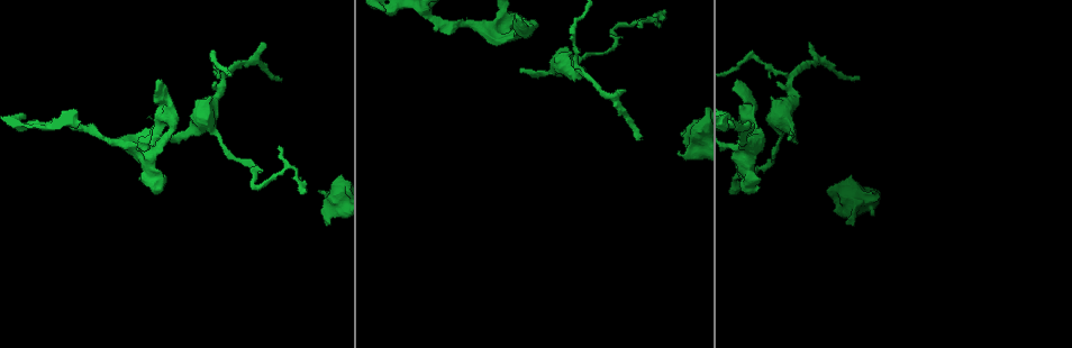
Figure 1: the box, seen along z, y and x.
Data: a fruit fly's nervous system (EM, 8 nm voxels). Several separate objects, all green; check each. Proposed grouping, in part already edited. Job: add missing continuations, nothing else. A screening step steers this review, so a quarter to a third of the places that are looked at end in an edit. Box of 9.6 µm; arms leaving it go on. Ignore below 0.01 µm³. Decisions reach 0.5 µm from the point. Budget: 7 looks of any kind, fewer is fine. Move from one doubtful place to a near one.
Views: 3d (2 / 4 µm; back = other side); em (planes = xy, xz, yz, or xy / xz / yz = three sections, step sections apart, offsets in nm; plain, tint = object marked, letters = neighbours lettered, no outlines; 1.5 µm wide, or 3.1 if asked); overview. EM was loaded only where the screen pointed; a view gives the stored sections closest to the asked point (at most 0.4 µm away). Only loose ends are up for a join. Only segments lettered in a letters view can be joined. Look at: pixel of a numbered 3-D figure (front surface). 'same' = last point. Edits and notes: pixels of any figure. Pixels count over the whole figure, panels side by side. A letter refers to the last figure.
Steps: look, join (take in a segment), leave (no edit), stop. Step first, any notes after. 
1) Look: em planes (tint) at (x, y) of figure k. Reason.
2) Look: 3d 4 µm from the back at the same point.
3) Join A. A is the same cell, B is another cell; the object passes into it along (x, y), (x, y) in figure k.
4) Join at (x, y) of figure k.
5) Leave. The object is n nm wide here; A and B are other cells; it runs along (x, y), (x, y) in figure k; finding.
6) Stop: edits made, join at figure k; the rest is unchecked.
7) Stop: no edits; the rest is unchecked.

Look: em xy step 8 (tint) at (680, 153) of figure 1. Branch stops here.

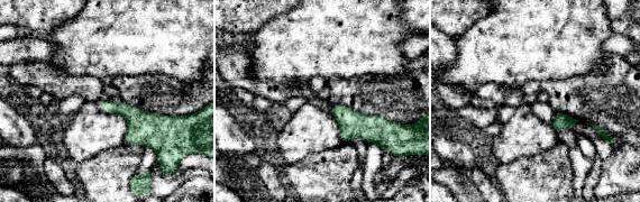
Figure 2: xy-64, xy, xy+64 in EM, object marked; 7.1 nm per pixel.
Look: em planes (letters) at the same point. Cut it another way.

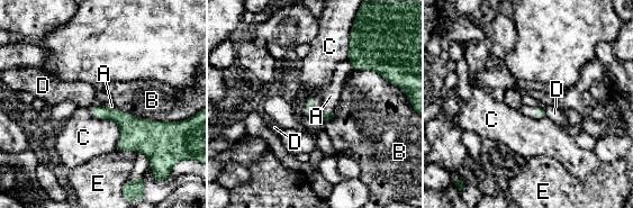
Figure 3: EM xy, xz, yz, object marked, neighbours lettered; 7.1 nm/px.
Leave. A, B, C, D and E are other cells; a border runs along (307, 115), (322, 121) in figure 3; none of them fits.

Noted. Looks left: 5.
Look: 3d 2 µm at (641, 139) of figure 1. Branch stops here.

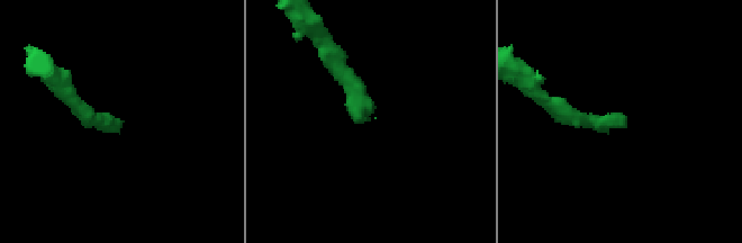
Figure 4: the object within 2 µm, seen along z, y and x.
Look: em xz step 4 (letters) at (368, 119) of figure 4. Now the EM.

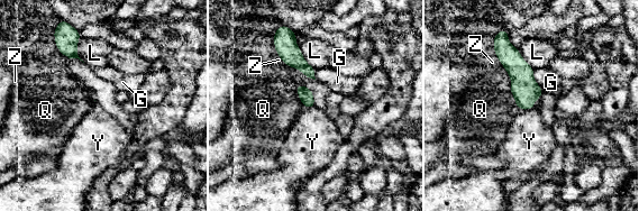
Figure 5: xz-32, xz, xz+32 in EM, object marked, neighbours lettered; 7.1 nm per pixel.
Look: em planes (letters) at the same point.

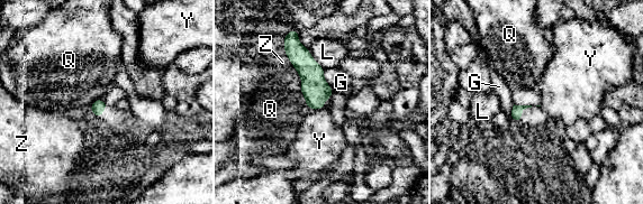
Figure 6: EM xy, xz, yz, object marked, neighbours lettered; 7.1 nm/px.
Leave. G, L, Q, Y and Z are other cells; no lettered segment goes on from it.

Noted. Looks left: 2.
Look: 3d 2 µm at (517, 18) of figure 1. Free end.

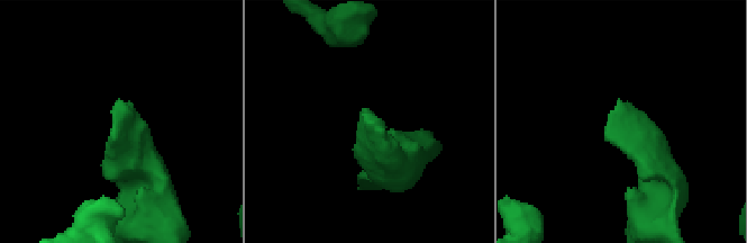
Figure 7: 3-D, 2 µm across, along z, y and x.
Look: em planes (letters) at (618, 98) of figure 7. Shape alone is not enough.

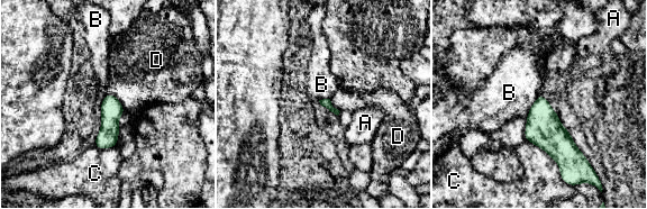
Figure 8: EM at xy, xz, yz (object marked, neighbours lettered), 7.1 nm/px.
Leave. A, B, C and D are other cells; a border runs along (539, 93), (526, 115) in figure 8; no lettered segment goes on from it.

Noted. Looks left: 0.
Stop: no edits; the rest is unchecked.

